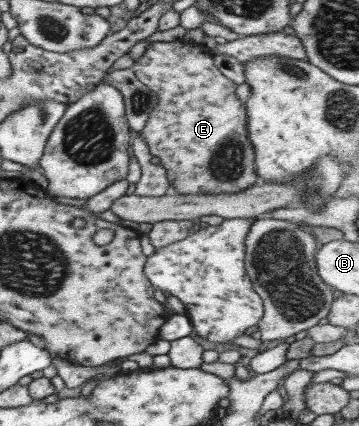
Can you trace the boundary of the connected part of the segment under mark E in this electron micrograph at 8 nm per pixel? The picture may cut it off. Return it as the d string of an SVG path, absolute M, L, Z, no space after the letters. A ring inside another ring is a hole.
M176 40L171 42L155 41L149 43L145 48L140 58L131 64L131 71L134 76L142 83L146 88L149 88L154 95L156 95L156 106L153 106L152 112L148 115L145 125L137 132L139 137L146 143L148 152L151 156L155 156L159 160L159 165L166 171L166 177L168 178L169 187L174 189L177 195L218 195L218 194L232 194L238 193L240 190L246 190L248 187L254 185L256 180L255 164L254 164L254 151L247 135L247 114L245 106L238 100L234 89L236 84L224 77L214 67L212 63L212 53L205 48L204 45L185 42L184 40Z

